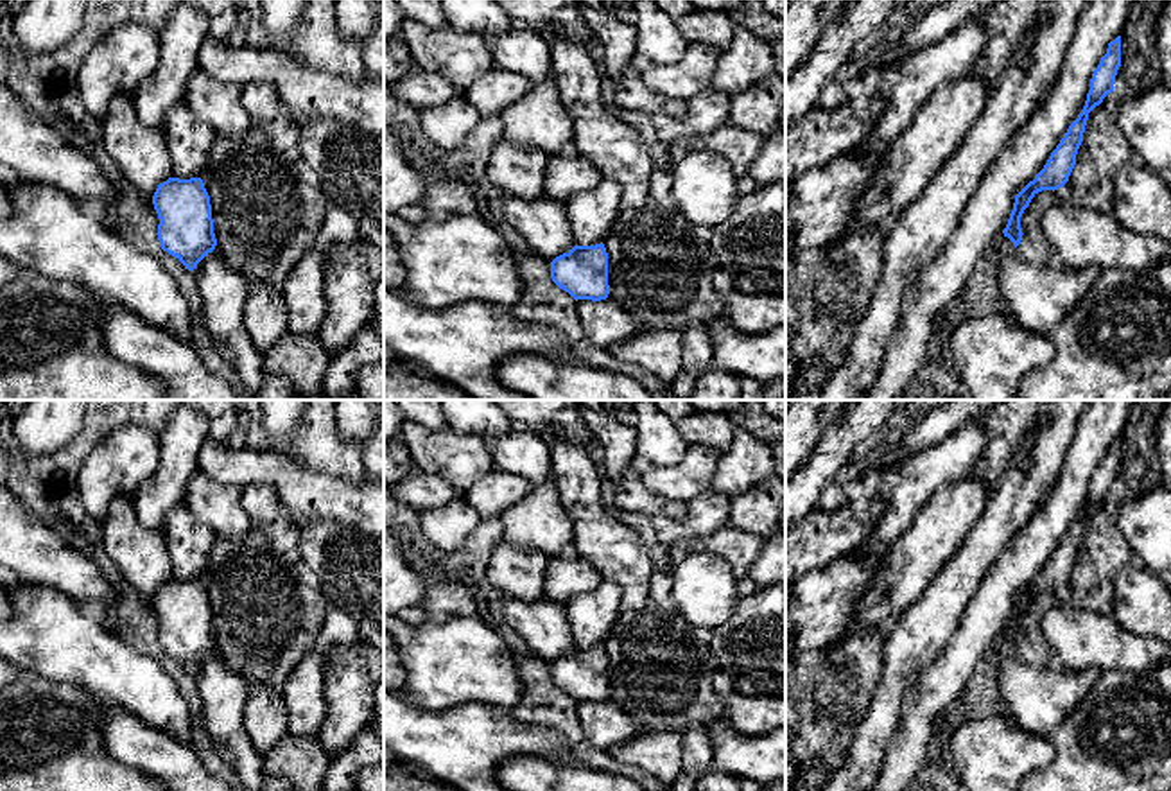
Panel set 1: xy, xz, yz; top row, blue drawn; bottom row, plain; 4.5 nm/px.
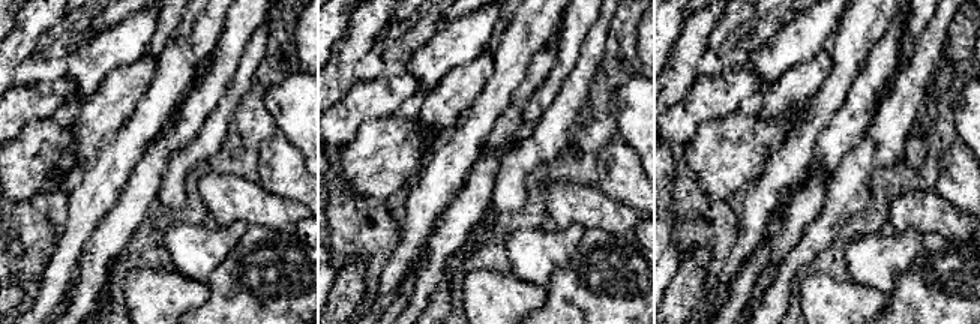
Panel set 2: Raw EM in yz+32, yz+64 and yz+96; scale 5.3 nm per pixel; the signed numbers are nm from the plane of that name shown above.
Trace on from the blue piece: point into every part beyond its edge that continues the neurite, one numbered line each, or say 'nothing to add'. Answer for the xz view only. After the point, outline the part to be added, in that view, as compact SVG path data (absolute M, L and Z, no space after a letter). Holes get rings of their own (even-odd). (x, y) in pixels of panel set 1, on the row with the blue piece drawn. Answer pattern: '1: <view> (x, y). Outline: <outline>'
nothing to add

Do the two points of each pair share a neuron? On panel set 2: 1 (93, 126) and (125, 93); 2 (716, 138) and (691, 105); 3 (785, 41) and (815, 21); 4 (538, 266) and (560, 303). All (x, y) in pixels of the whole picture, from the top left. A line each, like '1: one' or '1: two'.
1: one
2: two
3: one
4: two

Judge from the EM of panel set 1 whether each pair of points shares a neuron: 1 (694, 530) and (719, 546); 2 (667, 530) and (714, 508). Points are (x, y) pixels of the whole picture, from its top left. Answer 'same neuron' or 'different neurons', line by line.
1: different neurons
2: same neuron

